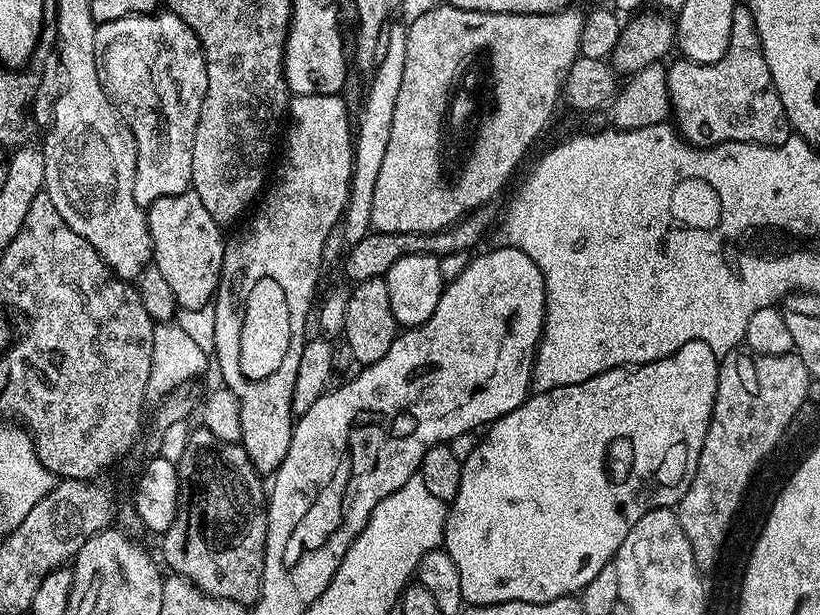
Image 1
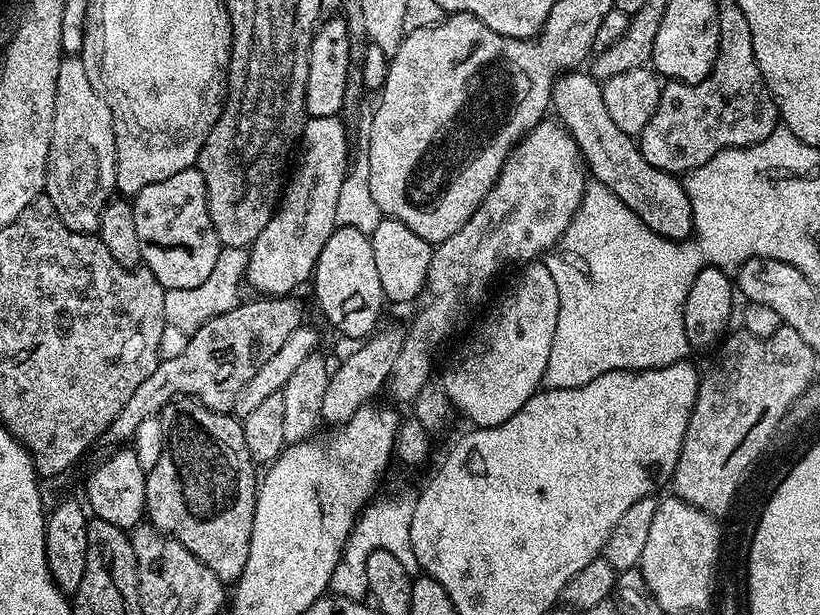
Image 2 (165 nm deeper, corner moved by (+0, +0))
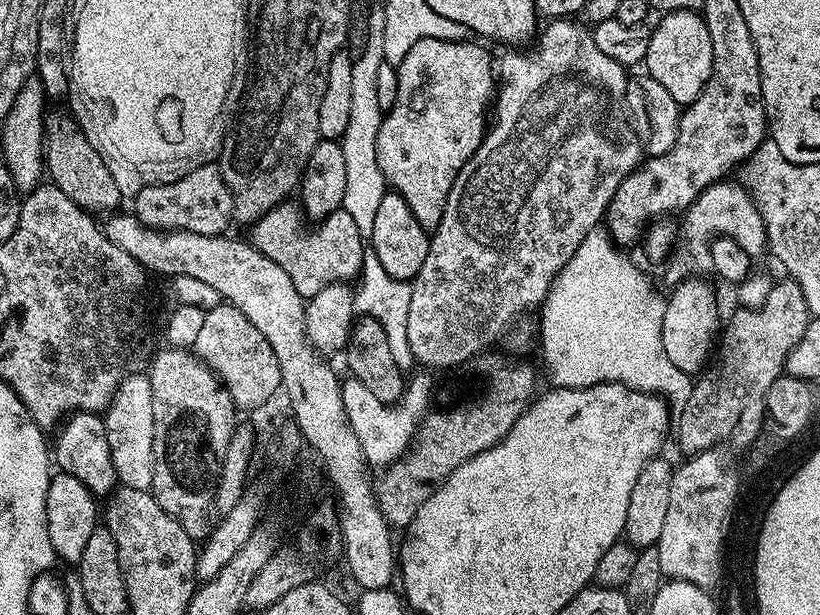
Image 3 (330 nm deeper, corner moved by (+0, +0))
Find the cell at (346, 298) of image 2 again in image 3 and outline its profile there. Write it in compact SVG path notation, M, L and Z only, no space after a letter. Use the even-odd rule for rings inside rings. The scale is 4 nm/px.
M285 202L274 206L274 210L251 225L250 243L259 252L266 254L266 258L278 262L278 266L282 266L286 274L290 274L294 290L298 290L302 297L316 296L320 290L331 284L355 281L361 275L366 240L361 236L358 226L354 226L354 218L341 210L331 212L326 219L319 221L317 228L320 229L313 236L308 236L308 227L310 224L301 205Z

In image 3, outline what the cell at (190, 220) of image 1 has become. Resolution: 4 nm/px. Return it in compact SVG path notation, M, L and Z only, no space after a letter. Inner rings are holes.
M212 163L195 168L167 182L153 182L141 187L134 197L134 214L147 228L166 232L193 232L202 236L222 236L229 231L228 223L231 225L234 220L232 195L219 167Z

